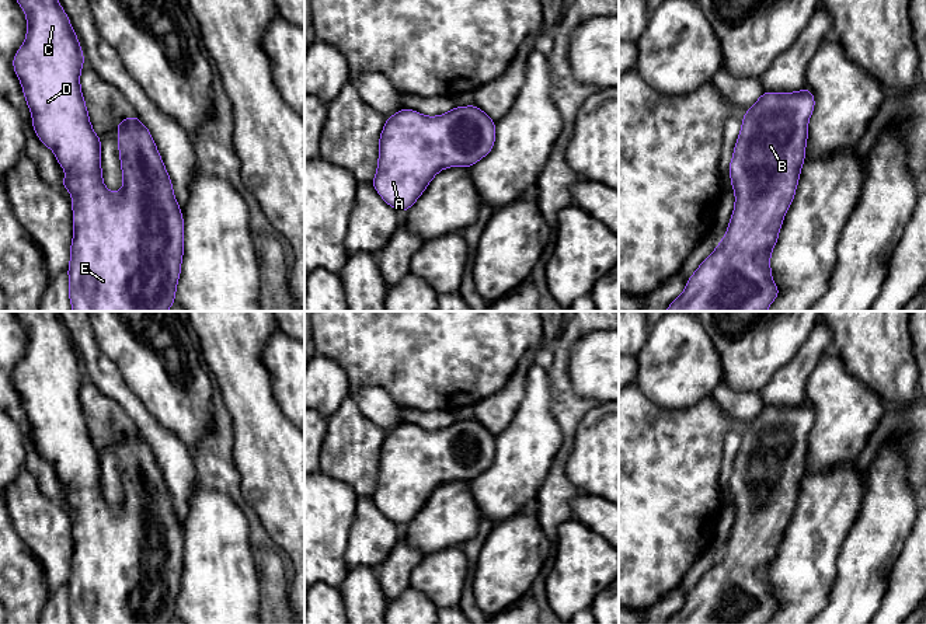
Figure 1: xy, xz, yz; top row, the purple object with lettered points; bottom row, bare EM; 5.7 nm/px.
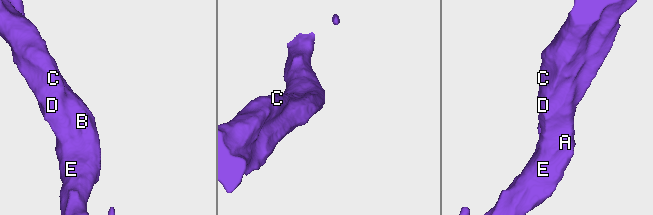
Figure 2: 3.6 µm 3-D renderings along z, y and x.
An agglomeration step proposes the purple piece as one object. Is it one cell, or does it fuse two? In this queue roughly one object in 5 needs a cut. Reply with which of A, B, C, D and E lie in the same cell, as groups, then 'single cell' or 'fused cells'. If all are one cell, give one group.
A B C D E | single cell

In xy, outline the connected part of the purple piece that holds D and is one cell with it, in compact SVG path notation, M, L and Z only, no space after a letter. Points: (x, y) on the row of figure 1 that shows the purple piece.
M15 0L25 13L27 17L27 36L21 48L15 52L13 59L14 72L21 81L22 93L27 100L27 105L32 115L32 126L38 136L38 139L49 149L53 150L58 163L66 171L66 177L60 186L66 188L73 201L73 240L70 247L70 264L67 268L69 273L69 299L72 303L73 311L167 311L173 303L175 303L175 289L181 273L181 261L184 255L184 219L181 213L181 208L178 206L171 179L168 172L163 164L160 153L156 147L156 143L149 132L149 129L139 121L139 118L129 116L125 118L122 122L115 125L114 129L119 130L116 137L118 149L119 149L119 158L121 158L121 170L123 175L123 186L115 195L114 192L108 191L102 182L102 170L101 170L101 160L100 160L100 150L101 150L101 137L97 136L93 130L91 122L88 119L87 107L81 94L80 87L80 72L84 65L84 56L80 46L80 42L72 28L67 14L62 8L58 0Z

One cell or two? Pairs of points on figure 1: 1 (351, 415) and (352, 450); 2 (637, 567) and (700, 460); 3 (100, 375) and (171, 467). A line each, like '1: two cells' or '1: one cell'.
1: one cell
2: one cell
3: one cell

